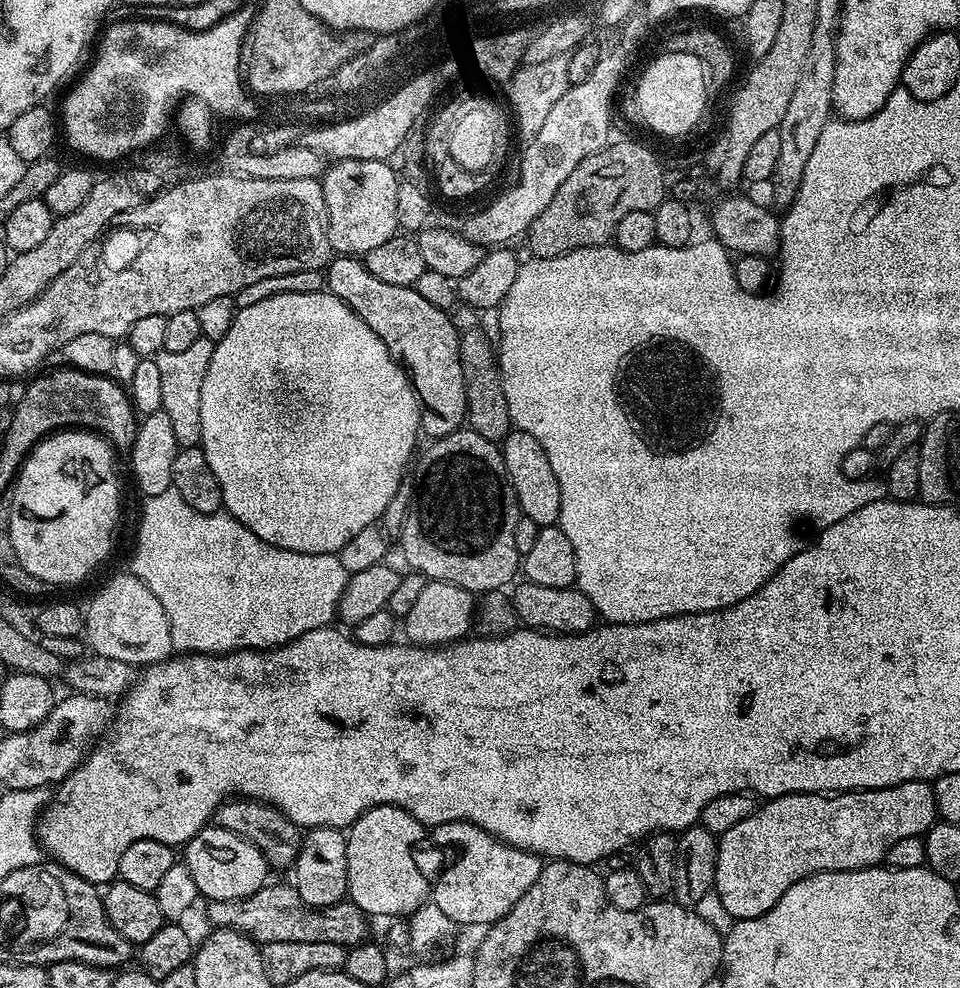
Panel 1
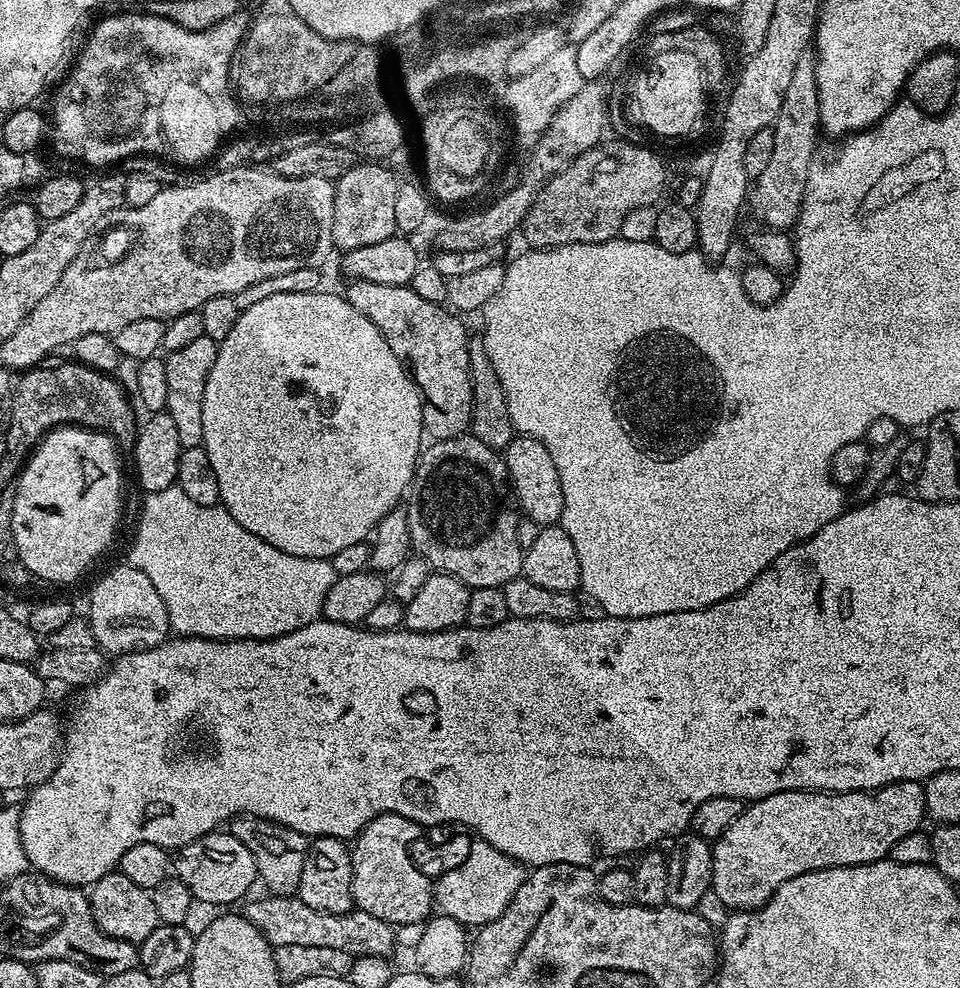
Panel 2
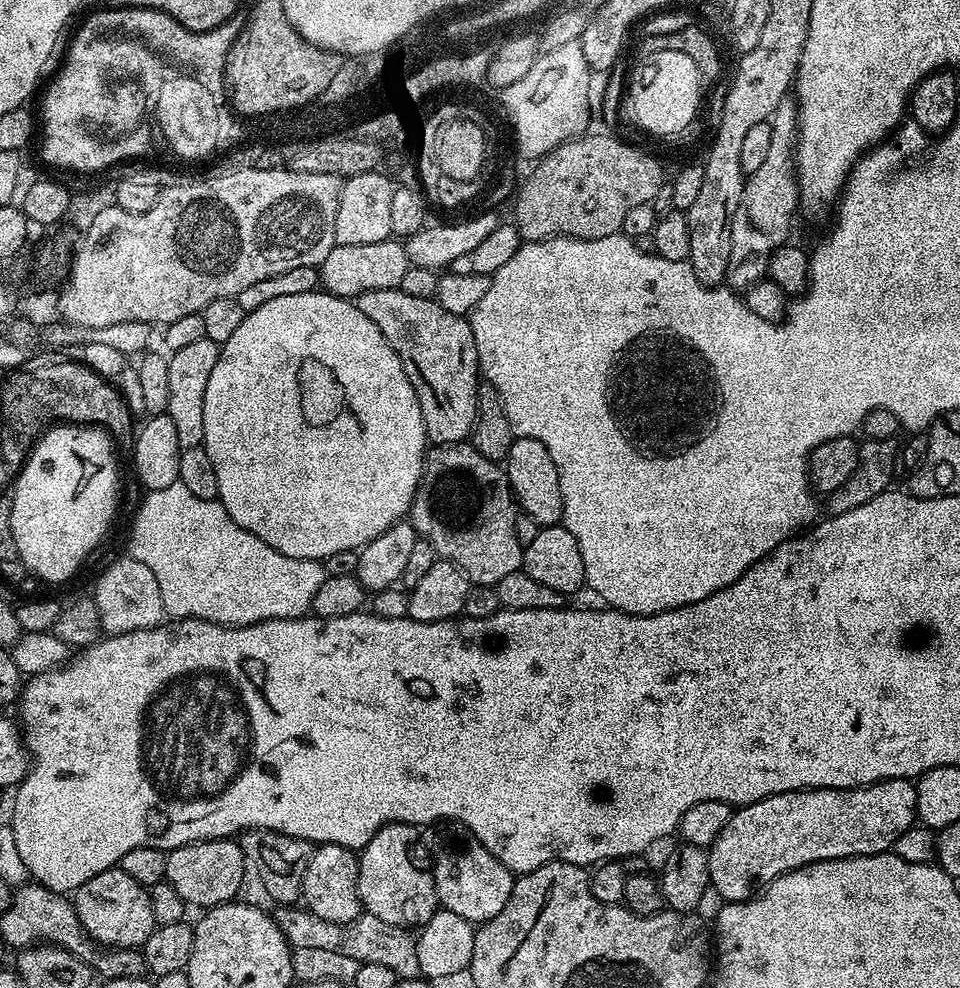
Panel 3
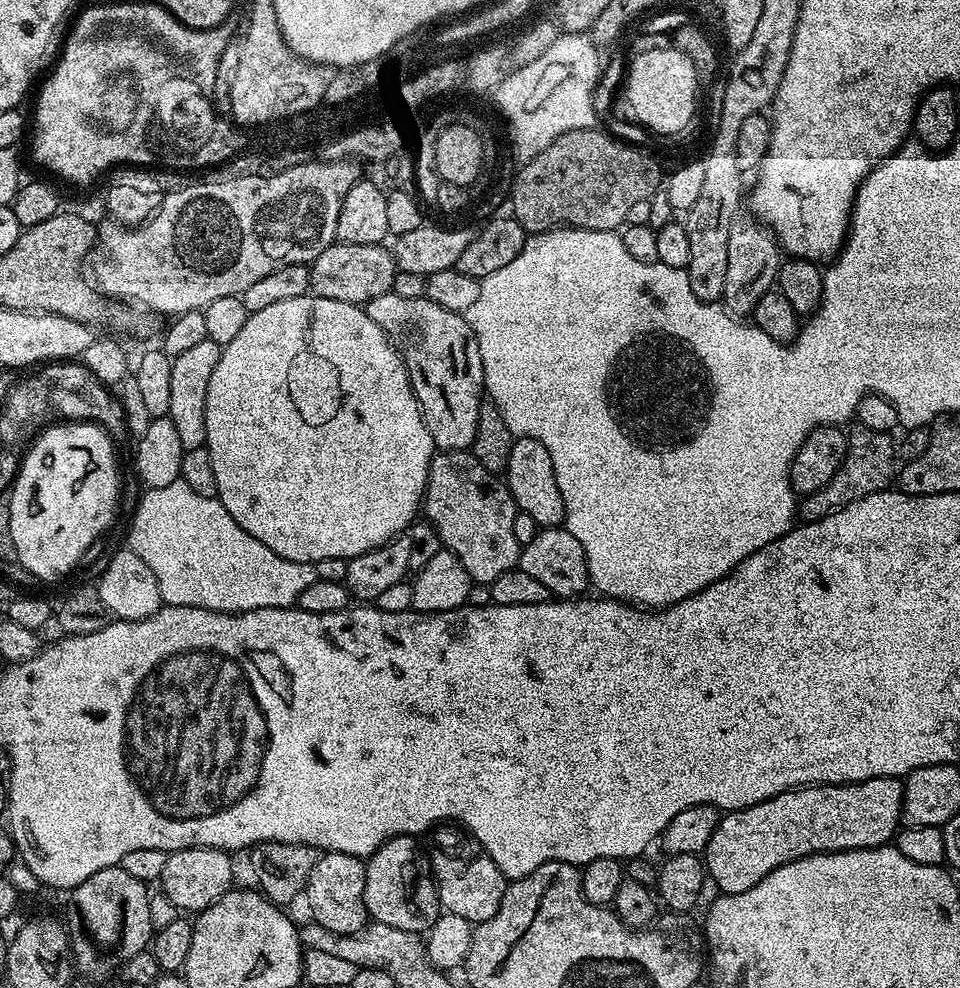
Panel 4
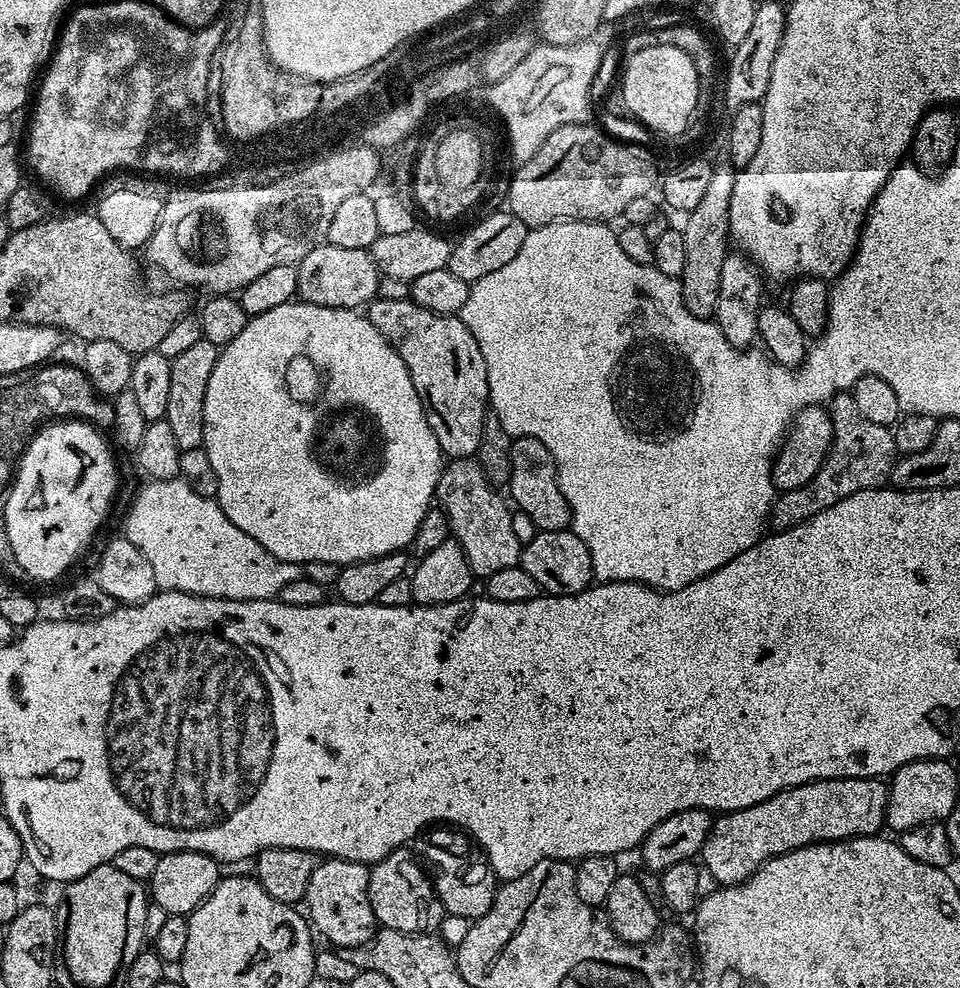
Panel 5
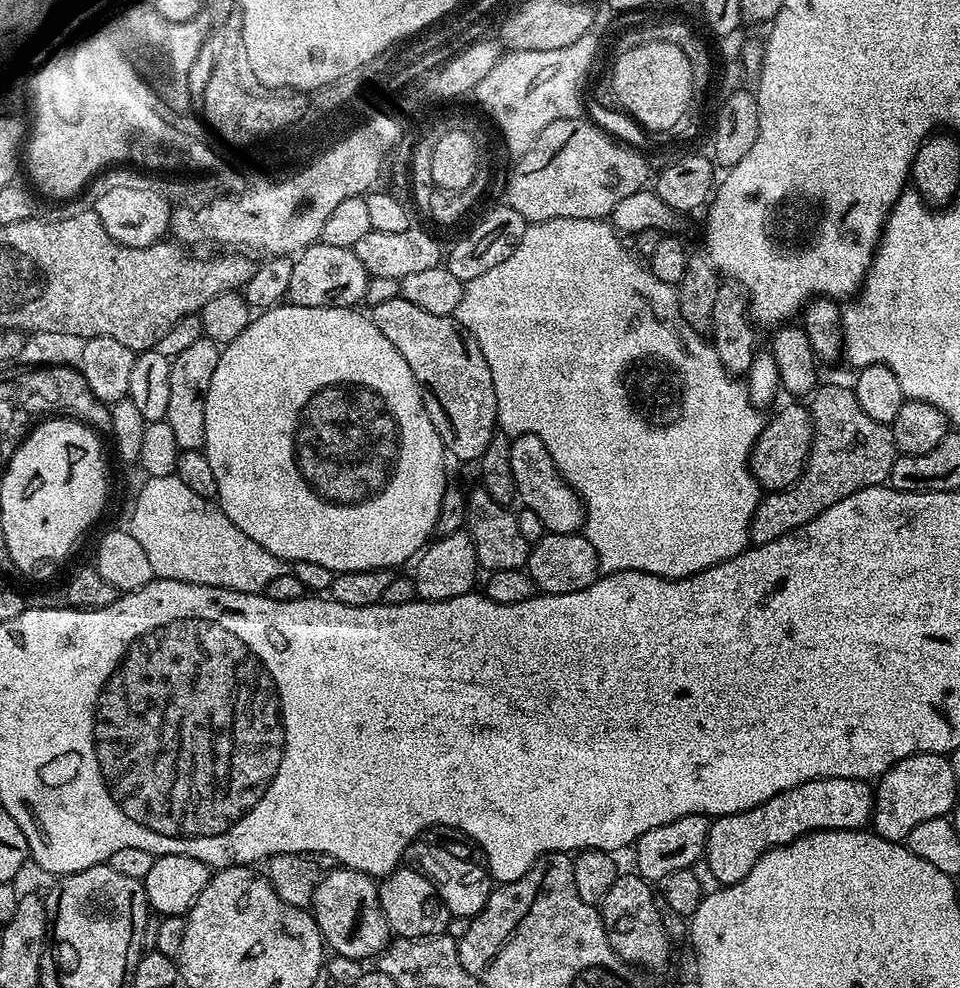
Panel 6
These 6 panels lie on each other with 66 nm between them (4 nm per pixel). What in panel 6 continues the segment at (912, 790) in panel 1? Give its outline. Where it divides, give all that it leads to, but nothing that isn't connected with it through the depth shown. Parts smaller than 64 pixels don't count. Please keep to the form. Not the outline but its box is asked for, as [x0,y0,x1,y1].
[703,778,874,886]

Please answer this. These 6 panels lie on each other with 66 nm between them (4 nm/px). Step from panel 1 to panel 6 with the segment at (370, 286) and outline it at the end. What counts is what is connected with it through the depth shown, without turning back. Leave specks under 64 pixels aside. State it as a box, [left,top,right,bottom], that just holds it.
[370,295,498,461]

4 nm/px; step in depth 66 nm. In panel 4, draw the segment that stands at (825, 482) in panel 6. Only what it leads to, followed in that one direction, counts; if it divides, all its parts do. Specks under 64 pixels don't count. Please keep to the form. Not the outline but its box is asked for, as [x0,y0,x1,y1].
[798,427,898,521]

